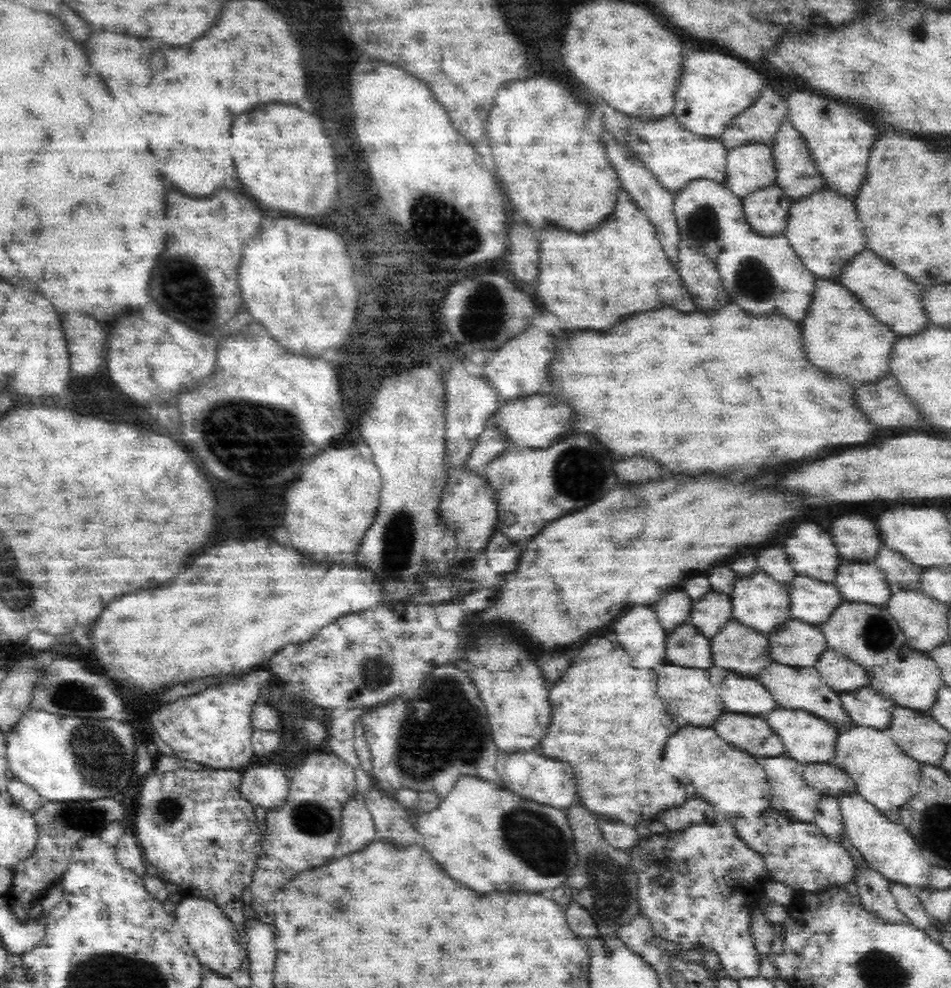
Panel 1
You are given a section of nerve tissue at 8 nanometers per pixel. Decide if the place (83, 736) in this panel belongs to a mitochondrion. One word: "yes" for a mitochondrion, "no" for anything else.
yes

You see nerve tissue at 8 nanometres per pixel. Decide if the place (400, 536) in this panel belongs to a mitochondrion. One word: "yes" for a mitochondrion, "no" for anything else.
yes

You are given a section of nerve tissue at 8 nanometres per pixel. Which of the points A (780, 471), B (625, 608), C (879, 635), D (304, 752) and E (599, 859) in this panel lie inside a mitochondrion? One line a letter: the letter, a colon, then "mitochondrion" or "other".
A: other
B: other
C: mitochondrion
D: other
E: mitochondrion

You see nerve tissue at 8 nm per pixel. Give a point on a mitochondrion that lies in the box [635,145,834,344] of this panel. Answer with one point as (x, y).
(754, 281)

